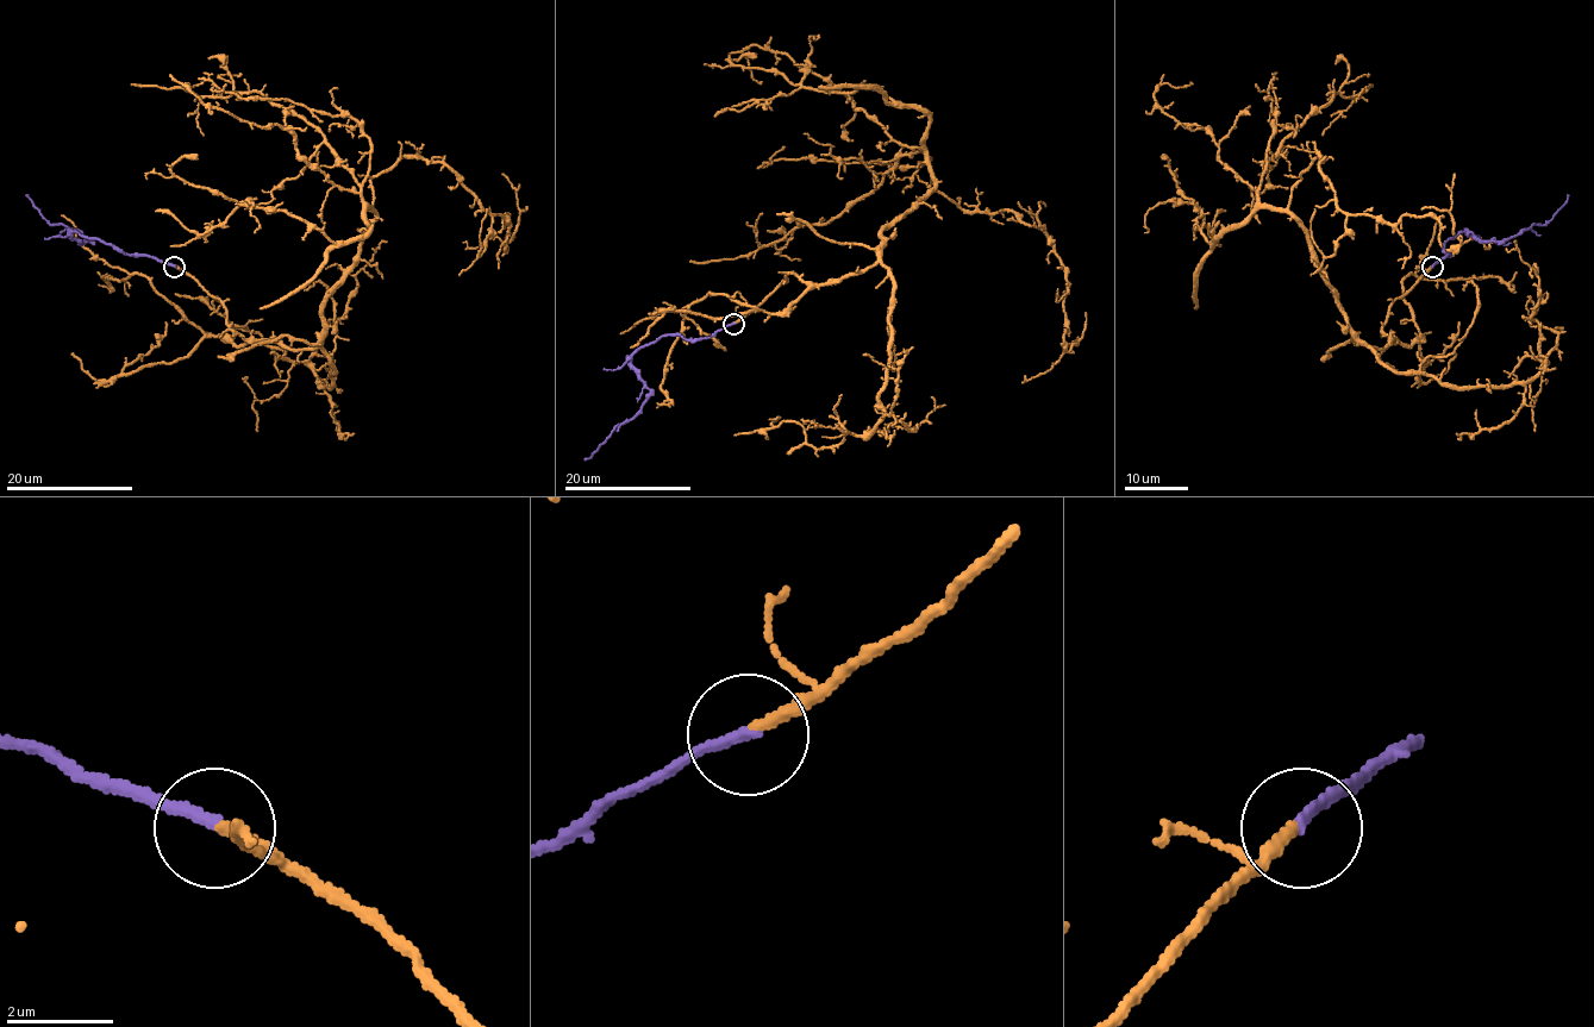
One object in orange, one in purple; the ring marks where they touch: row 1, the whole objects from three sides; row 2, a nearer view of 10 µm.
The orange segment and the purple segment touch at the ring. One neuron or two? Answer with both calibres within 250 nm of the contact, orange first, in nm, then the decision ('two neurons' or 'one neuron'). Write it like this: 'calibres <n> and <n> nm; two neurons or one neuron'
calibres 200 and 240 nm; one neuron

